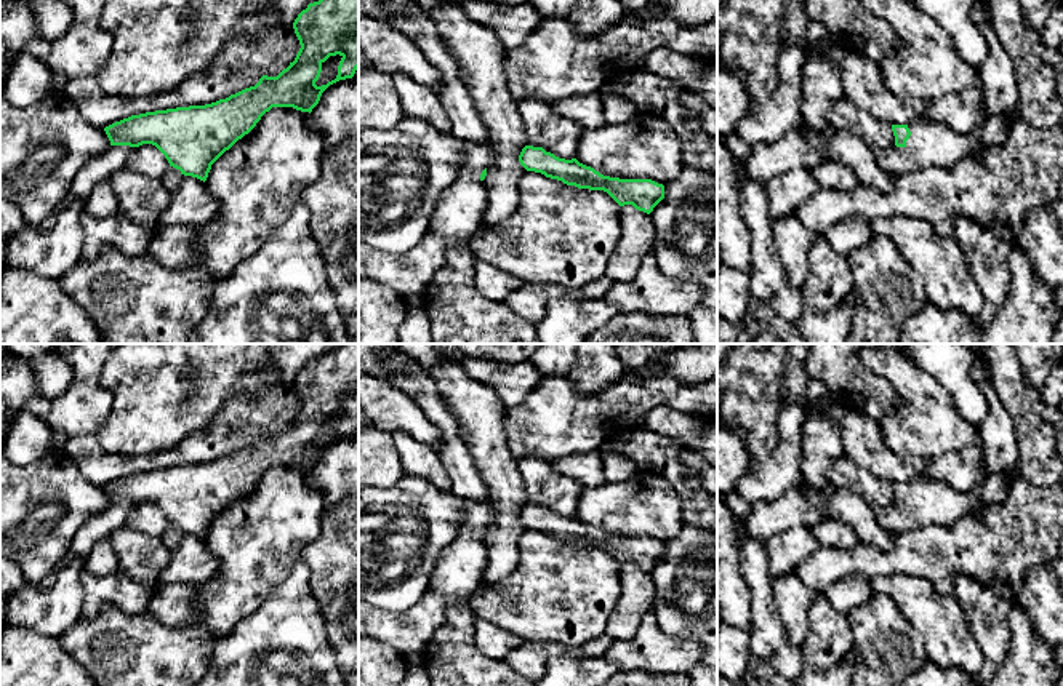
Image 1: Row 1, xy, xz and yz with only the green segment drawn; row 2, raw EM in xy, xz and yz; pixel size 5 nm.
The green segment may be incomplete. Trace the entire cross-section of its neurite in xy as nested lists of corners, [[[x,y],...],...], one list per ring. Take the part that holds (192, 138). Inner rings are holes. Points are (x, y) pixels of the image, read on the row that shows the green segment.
[[[319,0],[309,3],[295,19],[293,29],[301,48],[295,61],[277,77],[263,75],[255,86],[211,104],[146,112],[106,126],[104,131],[110,141],[110,147],[77,173],[64,201],[38,227],[42,230],[50,229],[58,211],[72,200],[86,198],[99,182],[110,179],[115,171],[125,168],[130,155],[142,144],[155,146],[165,155],[170,166],[179,170],[181,174],[205,182],[211,165],[239,139],[248,134],[272,107],[293,107],[311,114],[330,85],[352,78],[359,69],[359,0]],[[336,54],[341,56],[336,78],[317,86],[315,82],[320,77],[322,64]]]

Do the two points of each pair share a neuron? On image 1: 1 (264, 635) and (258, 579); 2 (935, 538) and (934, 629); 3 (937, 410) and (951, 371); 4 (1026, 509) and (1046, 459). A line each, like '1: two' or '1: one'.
1: two
2: two
3: two
4: two

